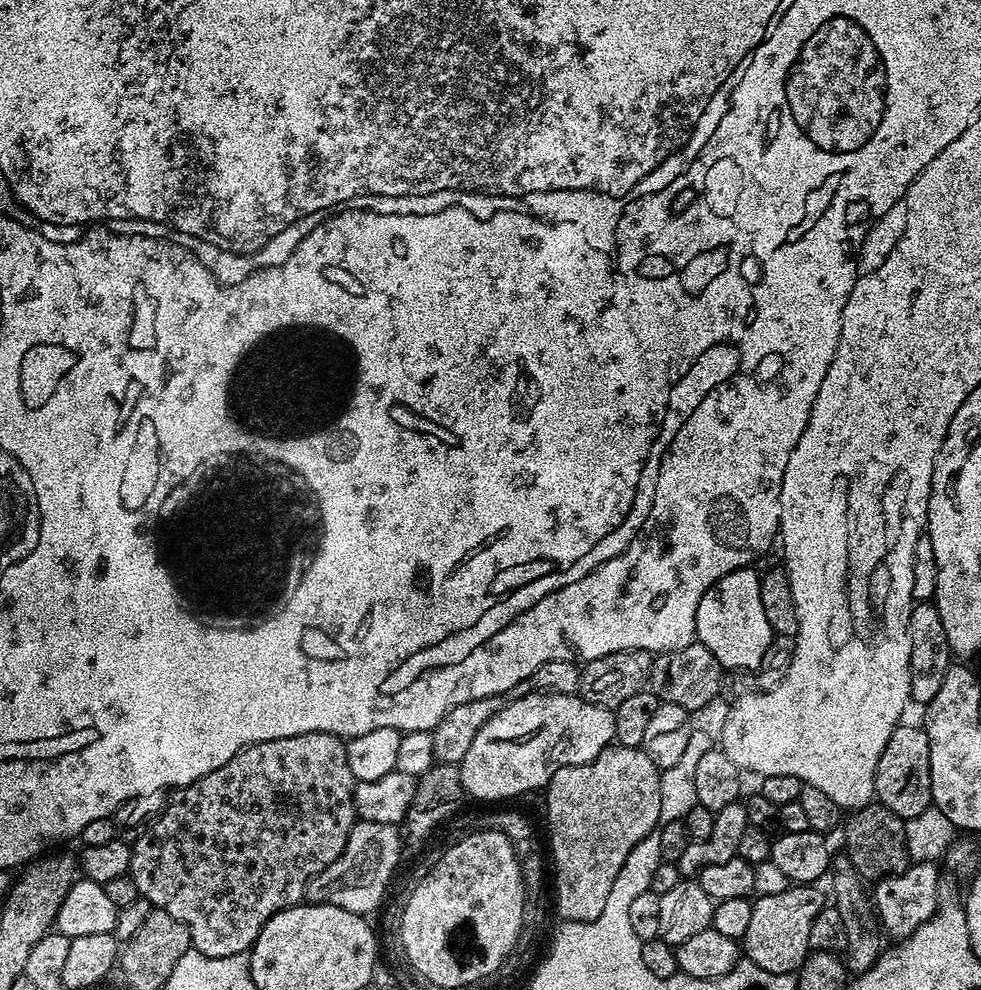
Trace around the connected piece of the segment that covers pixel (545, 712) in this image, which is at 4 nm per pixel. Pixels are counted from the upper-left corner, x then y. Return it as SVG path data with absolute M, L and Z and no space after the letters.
M537 691L531 692L528 696L523 696L517 700L508 700L502 710L498 710L498 714L494 714L494 718L490 718L490 722L486 722L486 726L482 726L482 730L478 730L478 734L474 736L474 742L470 742L470 750L466 750L466 758L462 758L462 762L458 765L460 769L460 777L462 778L462 786L465 793L469 797L472 796L476 800L508 800L511 796L520 796L523 792L532 792L535 788L543 789L551 780L552 775L563 768L573 768L579 764L590 762L594 758L598 758L598 754L602 754L602 750L606 750L616 739L616 717L613 709L603 708L602 706L594 706L590 702L586 702L579 694L574 696L561 696L559 694L541 694Z

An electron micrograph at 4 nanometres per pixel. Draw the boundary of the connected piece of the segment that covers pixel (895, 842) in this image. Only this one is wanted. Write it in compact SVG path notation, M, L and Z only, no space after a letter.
M879 802L867 804L864 808L857 808L849 816L852 817L849 820L847 817L842 828L844 840L848 843L846 860L858 875L865 881L879 882L885 876L904 872L909 868L910 857L906 846L905 820L901 816L894 814L894 810L890 810Z

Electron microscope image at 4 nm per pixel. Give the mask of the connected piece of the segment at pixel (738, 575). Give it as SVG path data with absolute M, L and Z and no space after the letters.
M755 567L739 568L714 582L698 602L696 640L718 658L724 670L756 670L774 635L762 610L761 573Z

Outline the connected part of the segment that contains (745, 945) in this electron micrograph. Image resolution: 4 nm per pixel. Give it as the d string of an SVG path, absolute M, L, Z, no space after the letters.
M798 884L782 890L782 894L756 896L742 941L743 955L762 970L774 974L792 974L799 970L810 951L810 926L826 907L826 900L818 889L811 884Z

